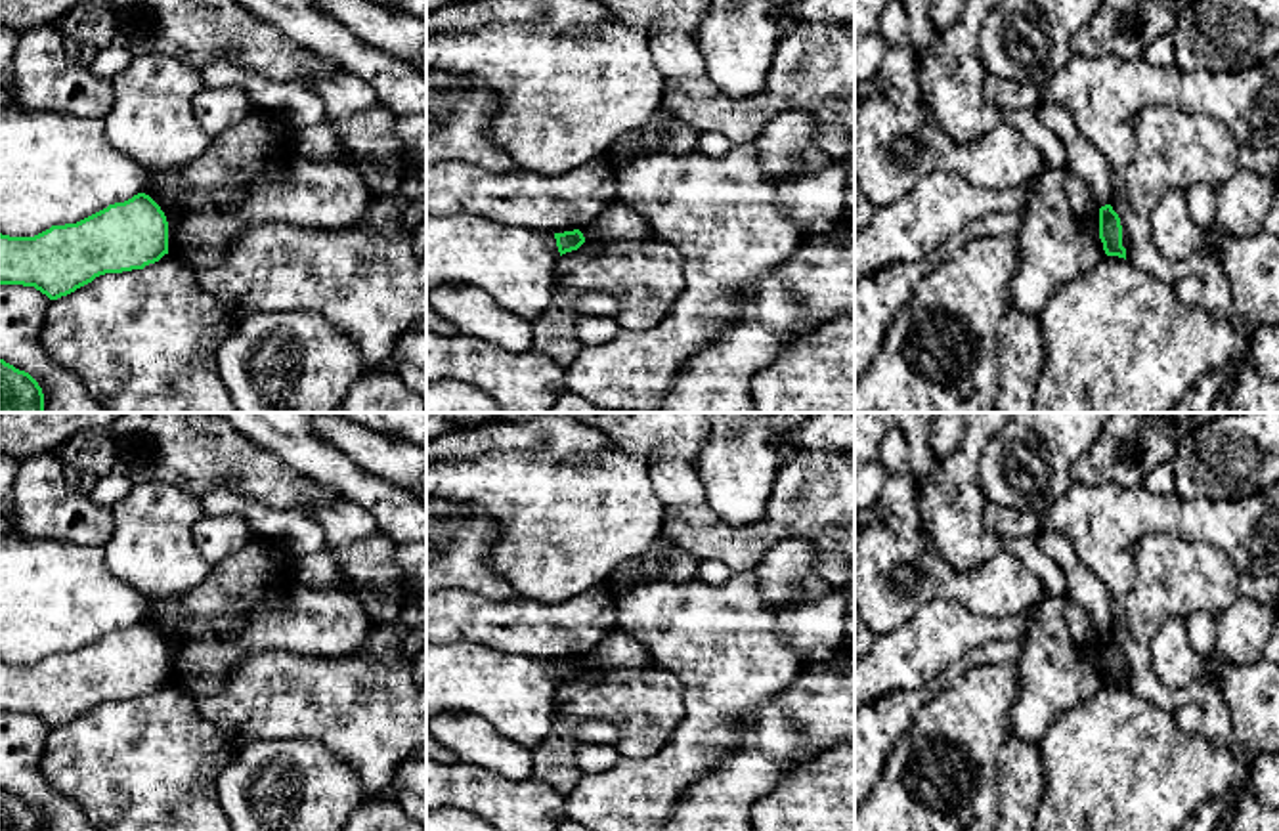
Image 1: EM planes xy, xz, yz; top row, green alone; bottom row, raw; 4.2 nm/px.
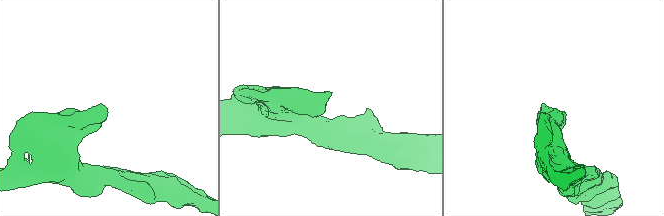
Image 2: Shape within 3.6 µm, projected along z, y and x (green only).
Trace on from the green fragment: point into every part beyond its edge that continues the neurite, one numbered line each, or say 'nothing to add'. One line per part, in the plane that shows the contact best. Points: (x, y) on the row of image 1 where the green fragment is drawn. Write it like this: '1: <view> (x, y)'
nothing to add

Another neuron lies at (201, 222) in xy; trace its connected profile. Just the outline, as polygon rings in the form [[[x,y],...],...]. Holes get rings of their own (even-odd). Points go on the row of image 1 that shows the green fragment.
[[[172,168],[147,178],[149,195],[168,222],[168,254],[189,269],[210,267],[228,256],[229,243],[249,224],[237,214],[252,181],[243,176],[214,189],[185,187]]]

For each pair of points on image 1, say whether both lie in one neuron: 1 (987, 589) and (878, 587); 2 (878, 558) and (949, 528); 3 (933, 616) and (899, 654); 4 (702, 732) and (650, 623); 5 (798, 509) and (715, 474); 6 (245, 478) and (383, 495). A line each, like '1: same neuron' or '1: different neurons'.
1: same neuron
2: different neurons
3: same neuron
4: same neuron
5: different neurons
6: different neurons

